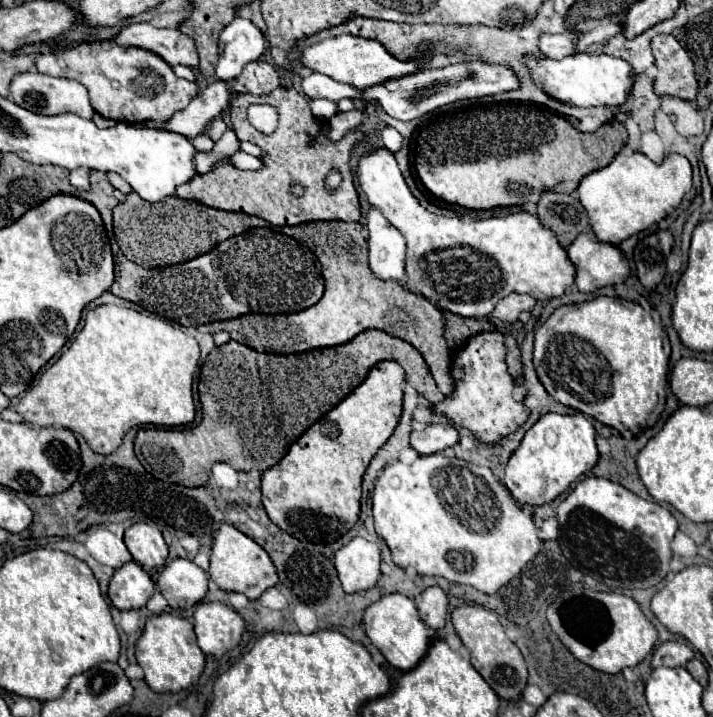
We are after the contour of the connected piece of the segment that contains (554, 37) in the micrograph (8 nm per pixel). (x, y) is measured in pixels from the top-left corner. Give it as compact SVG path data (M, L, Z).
M562 32L562 34L542 34L540 42L538 42L538 50L544 56L550 56L554 60L560 60L568 54L572 54L576 50L576 40L578 40L578 32Z

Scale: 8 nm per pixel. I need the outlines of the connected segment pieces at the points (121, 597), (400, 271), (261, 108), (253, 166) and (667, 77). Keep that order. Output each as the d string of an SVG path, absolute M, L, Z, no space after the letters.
M134 560L116 570L108 584L108 598L118 610L138 610L146 606L152 592L154 582Z
M376 210L368 212L368 266L380 280L396 280L406 284L404 274L404 236Z
M252 104L248 108L248 118L252 120L252 126L256 130L260 130L262 134L274 132L274 128L278 124L278 112L270 104Z
M236 152L234 156L230 156L228 158L236 168L240 168L240 170L258 170L258 168L262 168L262 162L256 158L256 156L250 156L250 154L246 154L246 152Z
M658 34L652 40L652 54L656 58L656 80L654 80L654 92L660 96L676 96L682 100L694 100L696 98L696 78L694 78L694 64L686 50L678 44L678 40L672 34Z

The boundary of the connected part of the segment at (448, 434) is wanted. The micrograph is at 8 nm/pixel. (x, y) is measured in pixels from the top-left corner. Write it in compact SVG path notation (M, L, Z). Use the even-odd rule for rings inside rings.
M430 424L410 434L410 446L422 456L438 454L454 444L458 444L458 432L452 424Z

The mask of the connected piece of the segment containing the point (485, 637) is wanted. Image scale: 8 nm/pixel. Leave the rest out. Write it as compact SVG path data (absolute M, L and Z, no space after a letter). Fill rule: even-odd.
M468 604L452 610L452 624L462 640L462 644L470 650L472 654L472 666L480 672L480 676L494 688L494 692L502 700L514 700L522 694L526 688L526 662L522 652L516 648L512 640L504 634L504 628L496 616L496 612L486 610L484 606L478 604Z

